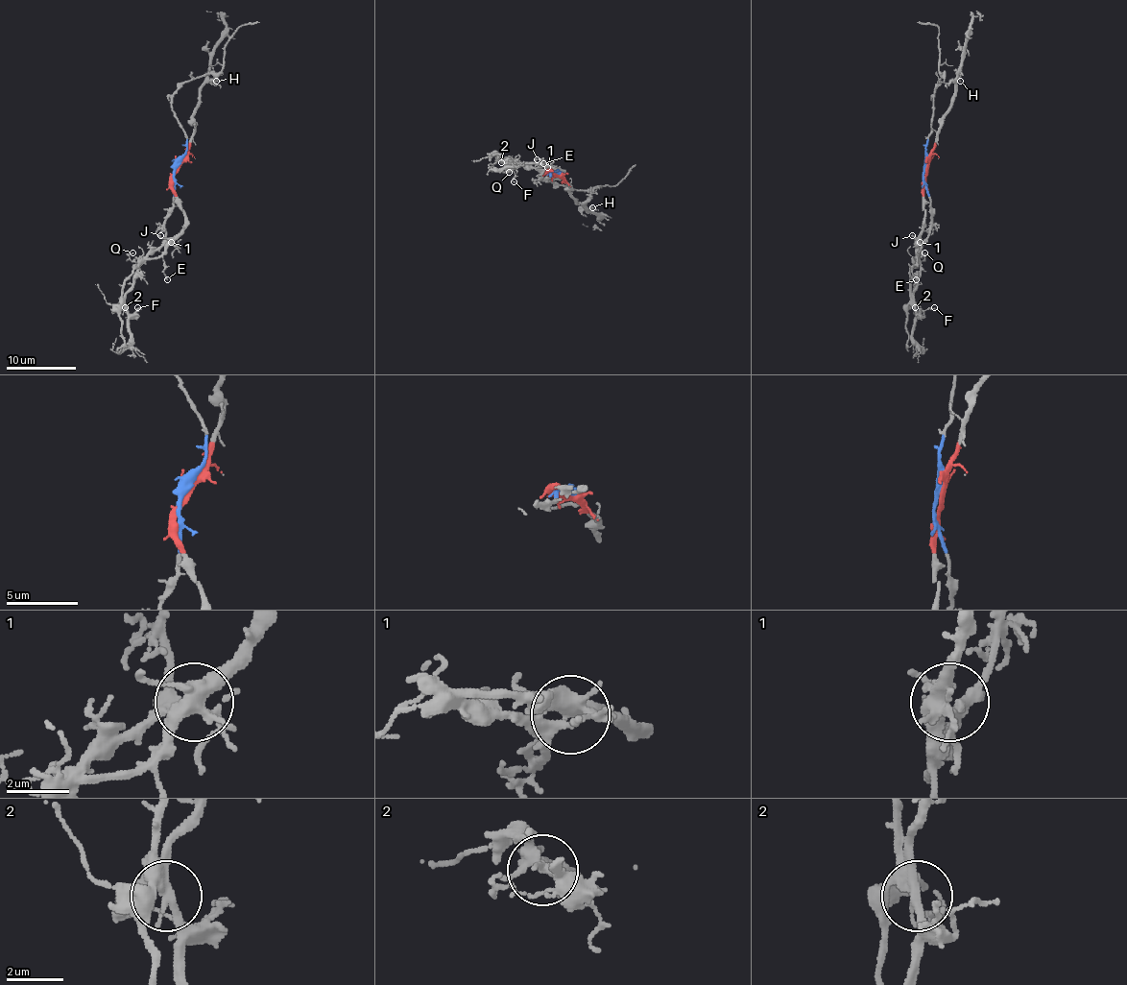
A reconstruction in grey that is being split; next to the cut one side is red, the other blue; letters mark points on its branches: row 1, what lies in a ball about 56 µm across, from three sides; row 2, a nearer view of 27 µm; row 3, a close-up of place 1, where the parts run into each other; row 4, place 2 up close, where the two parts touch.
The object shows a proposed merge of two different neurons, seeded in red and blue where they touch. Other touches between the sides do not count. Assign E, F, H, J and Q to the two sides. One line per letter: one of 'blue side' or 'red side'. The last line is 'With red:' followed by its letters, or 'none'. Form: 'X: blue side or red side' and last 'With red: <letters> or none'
E: red side
F: blue side
H: red side
J: red side
Q: blue side
With red: E, H, J

